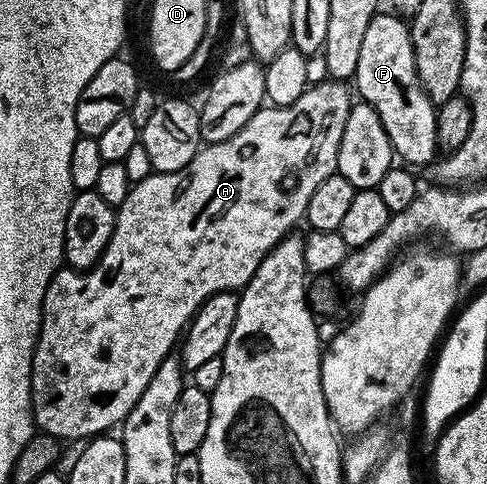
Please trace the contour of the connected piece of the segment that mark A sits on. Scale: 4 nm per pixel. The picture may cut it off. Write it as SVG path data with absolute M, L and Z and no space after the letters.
M326 81L307 88L303 97L299 97L299 101L295 101L289 107L262 106L261 110L251 117L251 121L247 121L247 125L243 125L243 129L235 133L235 137L227 137L227 141L202 146L197 156L183 169L154 173L143 181L132 184L127 197L120 207L116 208L117 220L111 233L111 241L107 241L105 251L97 264L88 271L78 271L68 265L57 270L51 277L47 293L43 297L41 332L37 334L37 348L33 351L31 373L33 422L44 434L54 435L58 441L66 441L65 439L88 441L124 423L127 413L135 409L135 401L143 397L147 381L155 377L155 369L159 369L159 365L178 346L190 319L196 315L205 301L220 291L240 292L242 287L248 285L255 269L259 269L259 261L263 261L263 257L267 257L270 249L296 228L293 226L297 222L305 219L305 210L311 201L311 193L315 193L320 183L337 170L339 141L343 137L343 125L347 125L351 106L349 91L345 87L348 86L341 81Z

